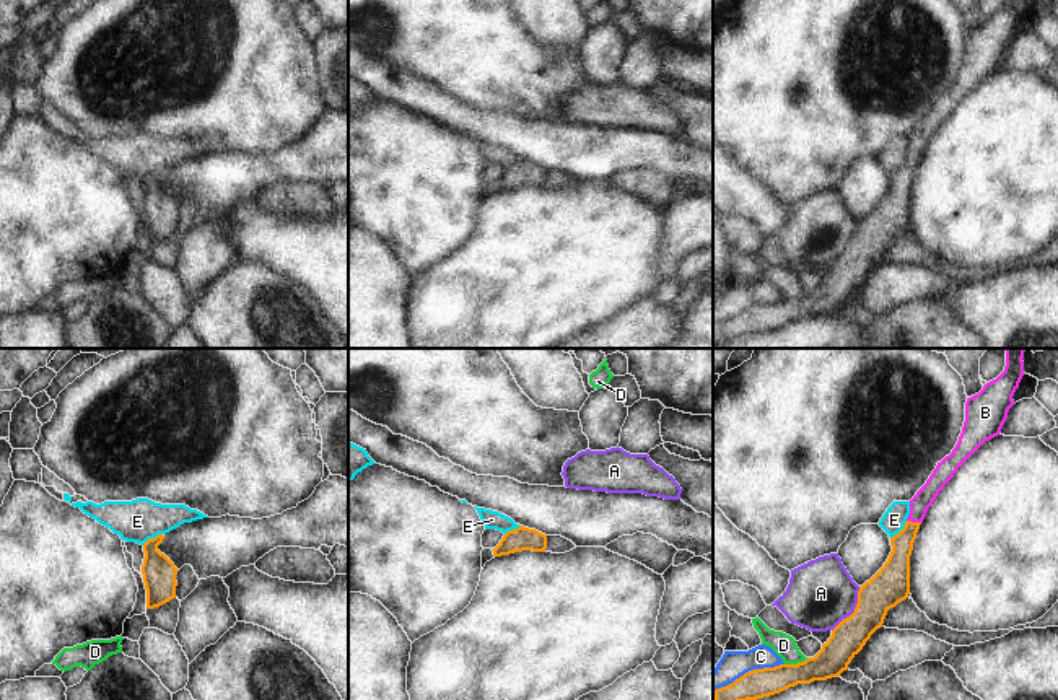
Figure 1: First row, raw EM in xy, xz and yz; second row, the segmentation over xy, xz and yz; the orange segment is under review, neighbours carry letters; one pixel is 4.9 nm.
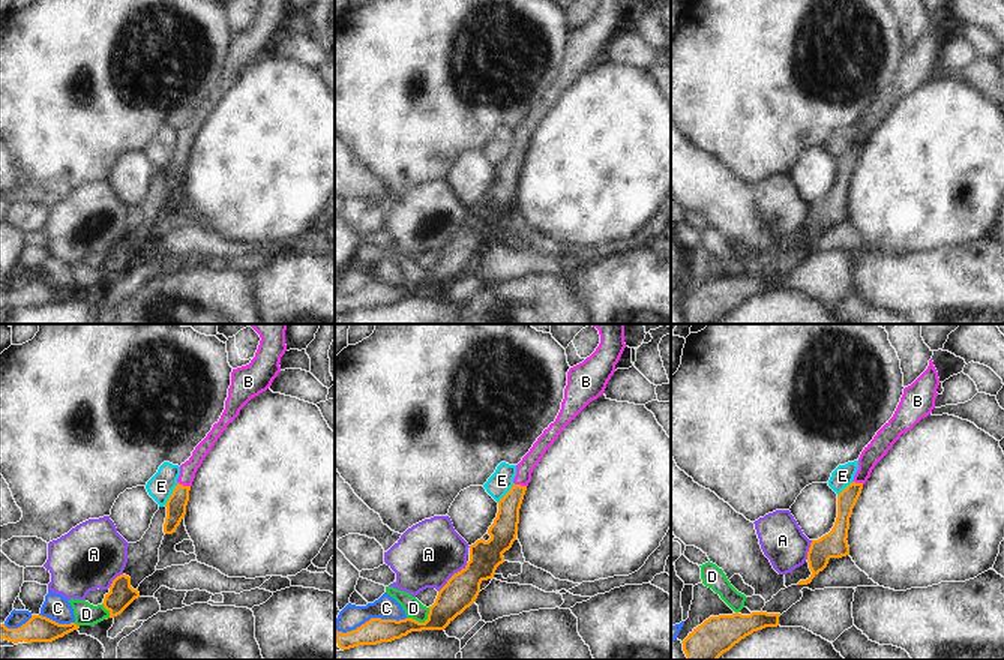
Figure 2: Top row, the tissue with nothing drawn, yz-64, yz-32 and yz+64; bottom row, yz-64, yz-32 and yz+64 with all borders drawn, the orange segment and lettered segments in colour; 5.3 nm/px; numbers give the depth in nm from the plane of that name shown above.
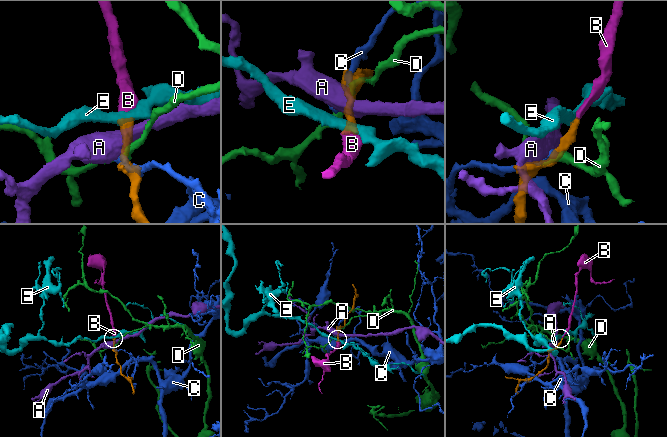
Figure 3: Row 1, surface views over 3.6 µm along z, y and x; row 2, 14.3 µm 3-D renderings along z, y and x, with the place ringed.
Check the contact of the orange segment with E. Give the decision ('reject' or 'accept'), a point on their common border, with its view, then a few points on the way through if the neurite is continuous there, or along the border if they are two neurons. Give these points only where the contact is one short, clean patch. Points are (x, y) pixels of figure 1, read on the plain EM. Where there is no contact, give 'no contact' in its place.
reject; contact xy (153, 173); border xy (161, 168), (142, 179)

